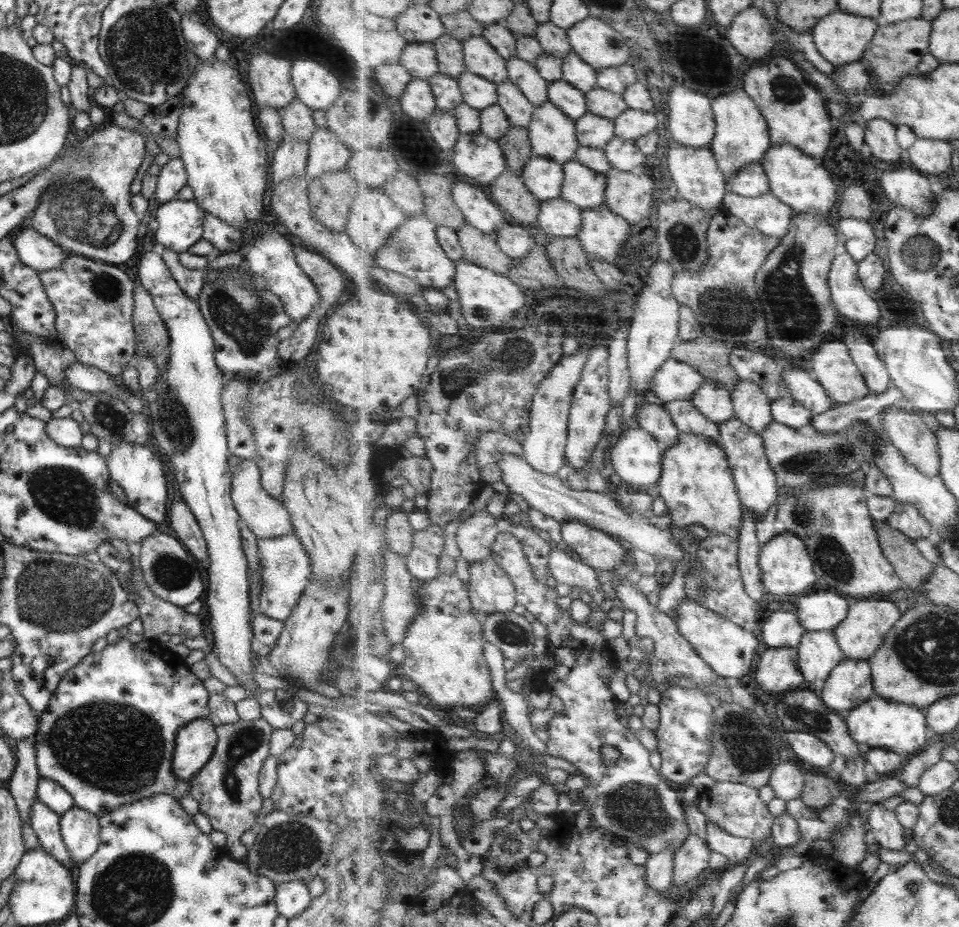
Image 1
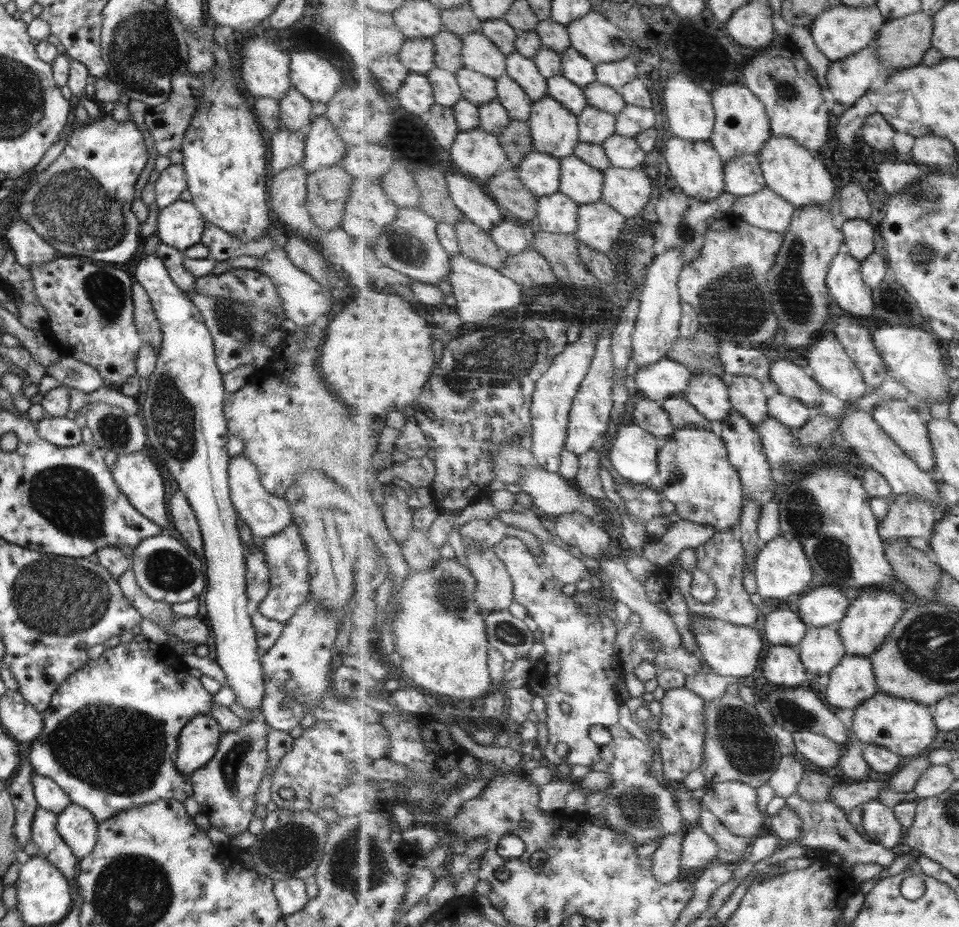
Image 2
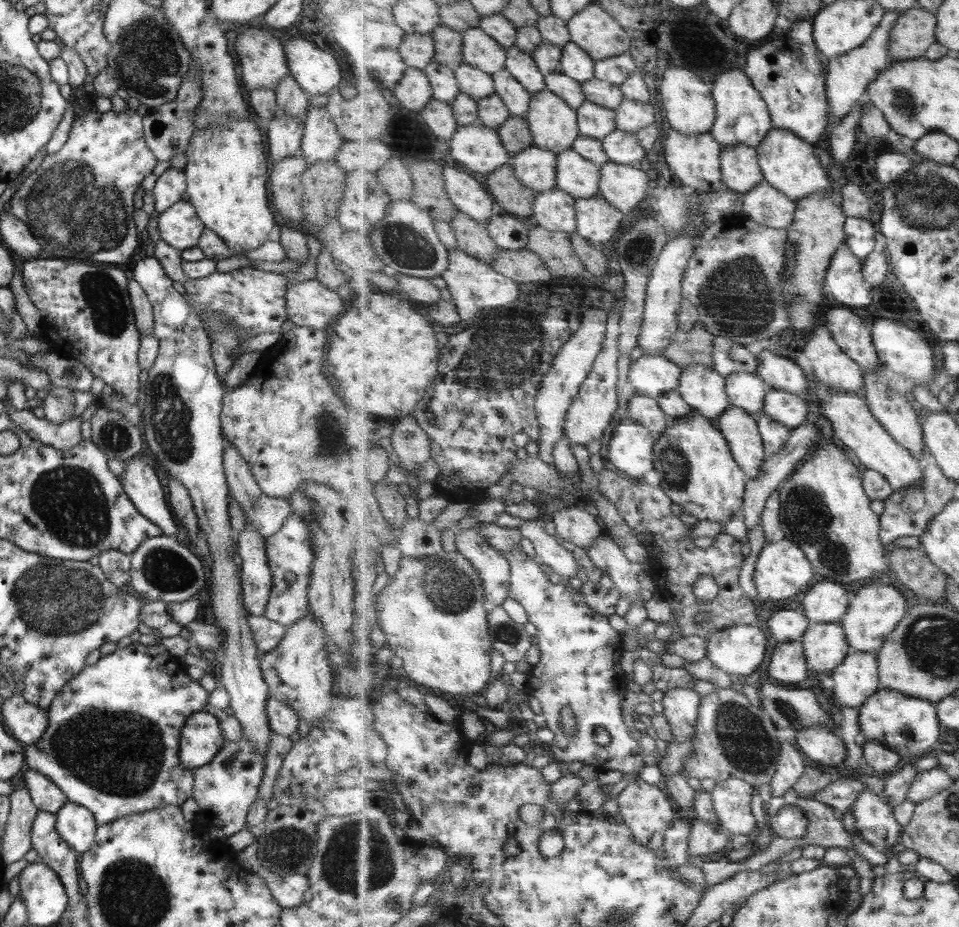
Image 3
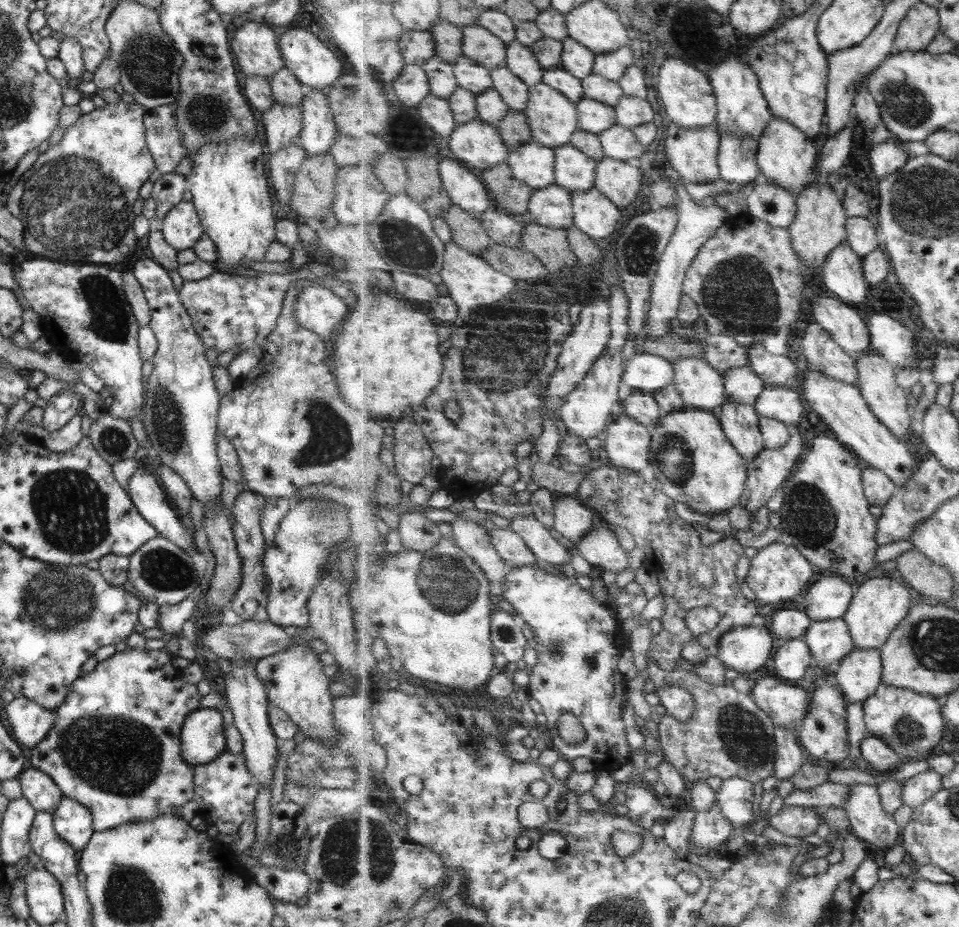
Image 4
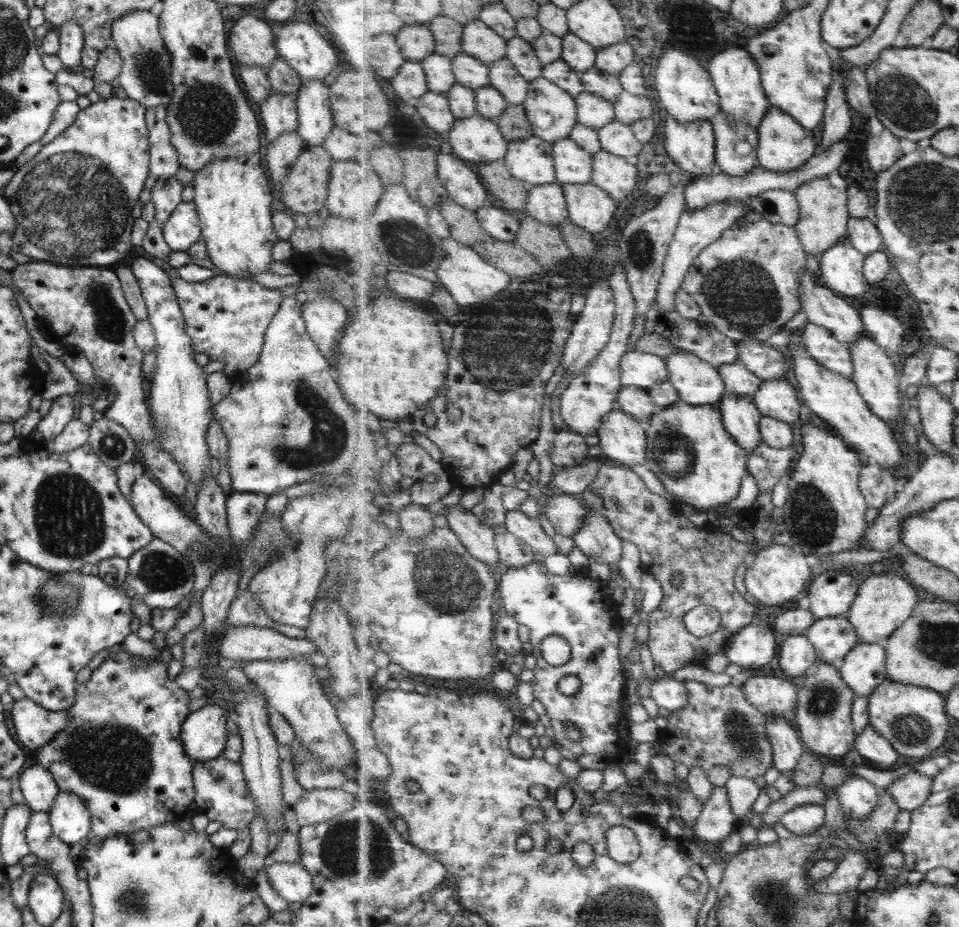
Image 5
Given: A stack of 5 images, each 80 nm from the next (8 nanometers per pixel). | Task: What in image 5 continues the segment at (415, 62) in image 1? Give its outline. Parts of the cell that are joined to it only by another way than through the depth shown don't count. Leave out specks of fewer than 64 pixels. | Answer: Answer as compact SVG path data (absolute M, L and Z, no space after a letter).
M406 25L395 36L409 61L421 63L426 56L436 52L436 41L428 25Z

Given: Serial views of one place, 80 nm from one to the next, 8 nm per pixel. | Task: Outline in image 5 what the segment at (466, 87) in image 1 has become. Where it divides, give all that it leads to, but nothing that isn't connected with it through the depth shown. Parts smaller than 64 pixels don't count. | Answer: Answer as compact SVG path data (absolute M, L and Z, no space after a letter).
M461 51L452 59L456 79L476 91L490 85L490 68L481 60Z

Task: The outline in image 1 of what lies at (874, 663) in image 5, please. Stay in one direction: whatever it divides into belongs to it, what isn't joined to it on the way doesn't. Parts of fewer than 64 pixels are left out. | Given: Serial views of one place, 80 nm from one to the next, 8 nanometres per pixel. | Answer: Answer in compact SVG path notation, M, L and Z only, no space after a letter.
M845 658L833 670L821 690L824 703L833 711L848 710L876 696L870 661Z

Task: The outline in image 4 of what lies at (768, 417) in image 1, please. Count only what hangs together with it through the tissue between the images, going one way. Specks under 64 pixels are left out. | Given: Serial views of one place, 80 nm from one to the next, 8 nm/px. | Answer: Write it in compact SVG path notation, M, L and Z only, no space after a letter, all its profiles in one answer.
M750 366L730 368L724 383L729 398L753 406L767 385Z

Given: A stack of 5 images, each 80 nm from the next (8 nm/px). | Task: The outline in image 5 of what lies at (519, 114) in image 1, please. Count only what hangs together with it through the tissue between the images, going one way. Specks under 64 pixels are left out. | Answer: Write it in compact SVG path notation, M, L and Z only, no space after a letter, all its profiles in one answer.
M509 57L502 58L488 65L490 85L495 87L513 106L524 106L530 82L513 66Z

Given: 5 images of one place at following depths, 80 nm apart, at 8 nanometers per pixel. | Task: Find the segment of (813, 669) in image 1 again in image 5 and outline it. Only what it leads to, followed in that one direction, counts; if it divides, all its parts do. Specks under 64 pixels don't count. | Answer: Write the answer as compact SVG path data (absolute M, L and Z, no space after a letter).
M834 616L824 619L816 619L815 624L808 628L804 634L817 649L820 662L833 665L840 669L845 662L846 656L858 643L856 628L851 624L847 616Z

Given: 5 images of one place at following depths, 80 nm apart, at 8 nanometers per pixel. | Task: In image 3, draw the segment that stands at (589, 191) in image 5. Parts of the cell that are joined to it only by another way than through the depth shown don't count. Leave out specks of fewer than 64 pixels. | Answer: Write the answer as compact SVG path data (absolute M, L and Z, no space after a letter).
M601 194L576 199L577 232L595 246L609 242L621 228L625 213Z

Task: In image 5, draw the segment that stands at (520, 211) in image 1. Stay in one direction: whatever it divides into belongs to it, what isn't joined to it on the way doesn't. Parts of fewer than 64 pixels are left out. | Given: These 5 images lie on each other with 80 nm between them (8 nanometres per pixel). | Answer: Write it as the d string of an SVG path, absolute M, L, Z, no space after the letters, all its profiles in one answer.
M505 159L481 163L477 167L478 174L488 184L497 202L502 203L508 210L526 208L530 187L510 171Z

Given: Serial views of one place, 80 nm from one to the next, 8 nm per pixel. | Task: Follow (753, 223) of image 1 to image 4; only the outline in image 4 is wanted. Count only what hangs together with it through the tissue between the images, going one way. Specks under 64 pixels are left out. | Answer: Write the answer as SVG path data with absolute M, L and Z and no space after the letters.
M765 177L755 184L748 195L749 213L773 226L789 228L798 213L796 196L777 184L768 184Z

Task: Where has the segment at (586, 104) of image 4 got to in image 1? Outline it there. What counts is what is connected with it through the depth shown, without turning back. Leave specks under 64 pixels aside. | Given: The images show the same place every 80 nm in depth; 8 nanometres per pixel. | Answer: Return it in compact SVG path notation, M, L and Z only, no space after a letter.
M588 111L583 118L579 118L576 127L578 140L583 146L604 149L606 144L616 137L613 120L607 120L593 112Z

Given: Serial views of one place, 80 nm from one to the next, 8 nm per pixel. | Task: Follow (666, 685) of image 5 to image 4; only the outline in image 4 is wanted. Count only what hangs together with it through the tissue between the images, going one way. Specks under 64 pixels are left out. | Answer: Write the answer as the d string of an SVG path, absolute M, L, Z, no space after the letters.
M680 686L657 688L656 694L660 698L659 703L667 710L667 714L683 724L687 724L687 720L697 710L693 694Z

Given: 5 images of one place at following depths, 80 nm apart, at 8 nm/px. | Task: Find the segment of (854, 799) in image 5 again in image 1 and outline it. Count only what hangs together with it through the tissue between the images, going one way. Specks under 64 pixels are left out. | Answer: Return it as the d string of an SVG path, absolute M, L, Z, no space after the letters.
M873 805L868 812L868 830L872 840L881 846L899 850L909 843L909 831L899 822L895 810L884 809L881 805Z

